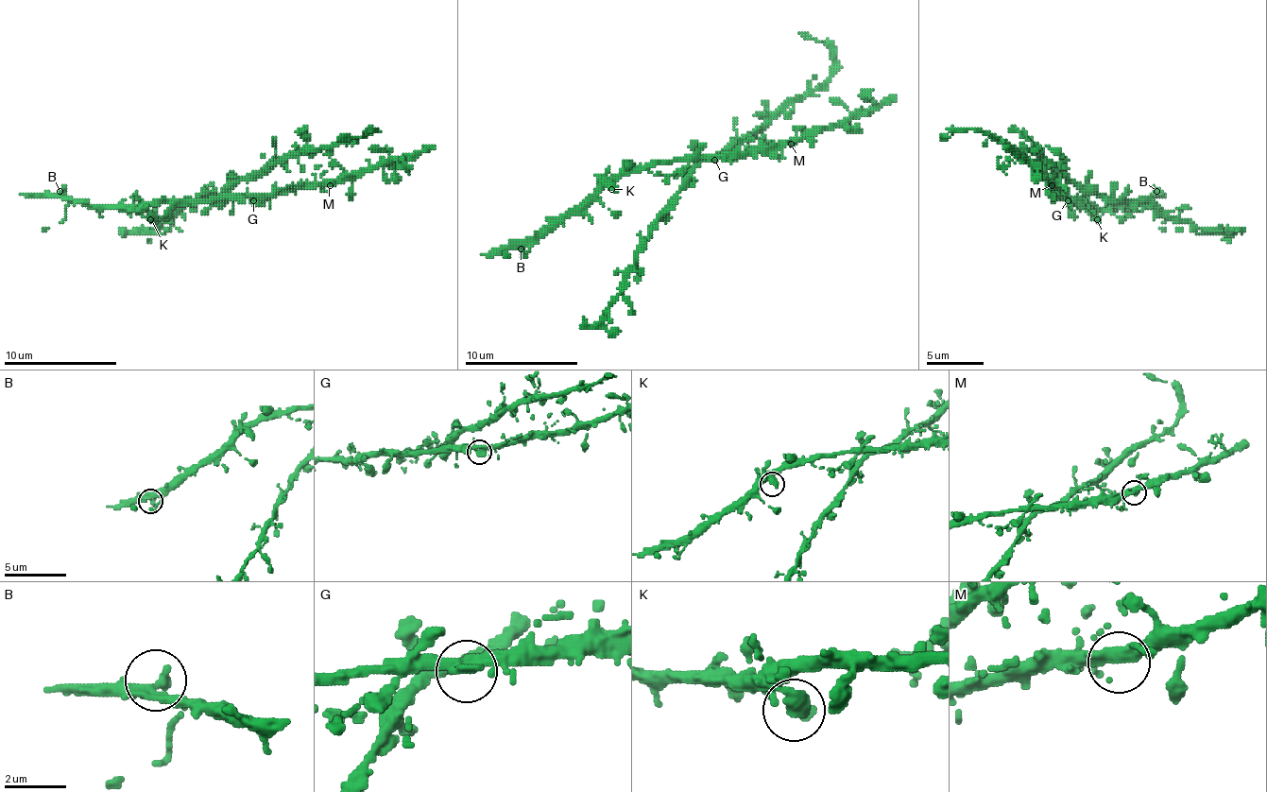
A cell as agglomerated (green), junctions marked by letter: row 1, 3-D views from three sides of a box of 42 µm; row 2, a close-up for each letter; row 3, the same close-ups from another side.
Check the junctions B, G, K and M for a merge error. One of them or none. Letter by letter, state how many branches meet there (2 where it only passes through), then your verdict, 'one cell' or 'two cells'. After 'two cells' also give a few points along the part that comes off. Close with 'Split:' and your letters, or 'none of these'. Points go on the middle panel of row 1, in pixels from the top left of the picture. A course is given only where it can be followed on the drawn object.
B: 2 | one cell
G: 2 | two cells | (714, 161), (706, 161), (697, 166), (676, 195), (651, 232), (617, 300), (591, 325), (583, 317)
K: 1 | one cell
M: 5 | one cell
Split: G

